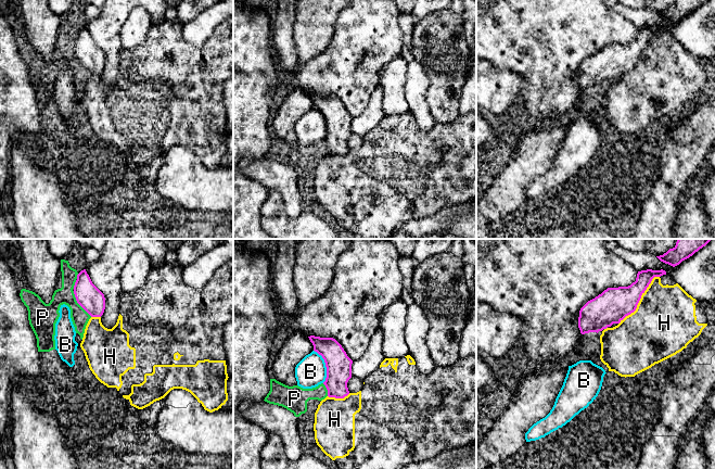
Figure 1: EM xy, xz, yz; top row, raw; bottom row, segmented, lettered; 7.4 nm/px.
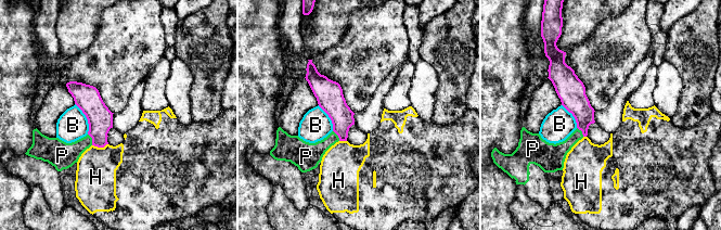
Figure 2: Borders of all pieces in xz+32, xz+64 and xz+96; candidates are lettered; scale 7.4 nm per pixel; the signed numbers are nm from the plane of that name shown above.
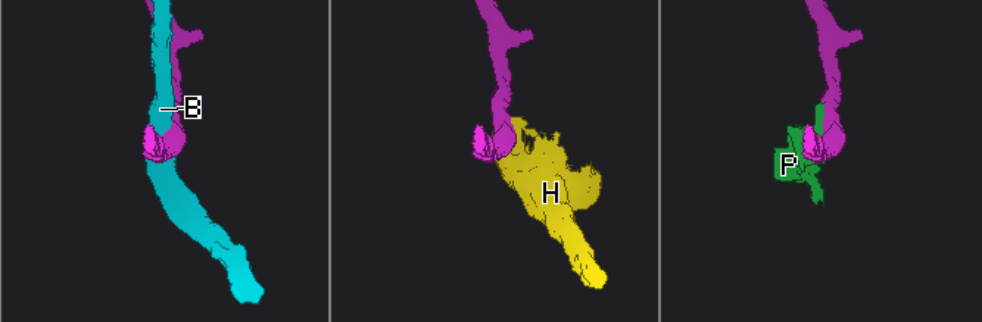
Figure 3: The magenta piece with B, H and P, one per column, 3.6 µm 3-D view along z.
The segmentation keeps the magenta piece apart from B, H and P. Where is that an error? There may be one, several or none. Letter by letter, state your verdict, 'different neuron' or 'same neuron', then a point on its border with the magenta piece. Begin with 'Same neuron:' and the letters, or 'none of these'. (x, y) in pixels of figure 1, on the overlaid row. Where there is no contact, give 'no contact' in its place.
Same neuron: none of these
B: different neuron; contact xz (326, 366)
H: different neuron; contact yz (639, 300)
P: different neuron; contact xy (79, 304)

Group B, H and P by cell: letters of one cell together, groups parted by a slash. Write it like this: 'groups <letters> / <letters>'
groups B / H / P

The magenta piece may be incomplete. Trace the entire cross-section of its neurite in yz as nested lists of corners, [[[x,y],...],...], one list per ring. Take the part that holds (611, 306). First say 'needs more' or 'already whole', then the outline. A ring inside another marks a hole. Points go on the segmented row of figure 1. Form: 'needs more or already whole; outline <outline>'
already whole; outline [[[661,270],[638,271],[636,281],[628,287],[608,288],[588,301],[579,310],[578,328],[582,334],[599,332],[613,324],[620,324],[634,313],[654,277],[666,275]]]

